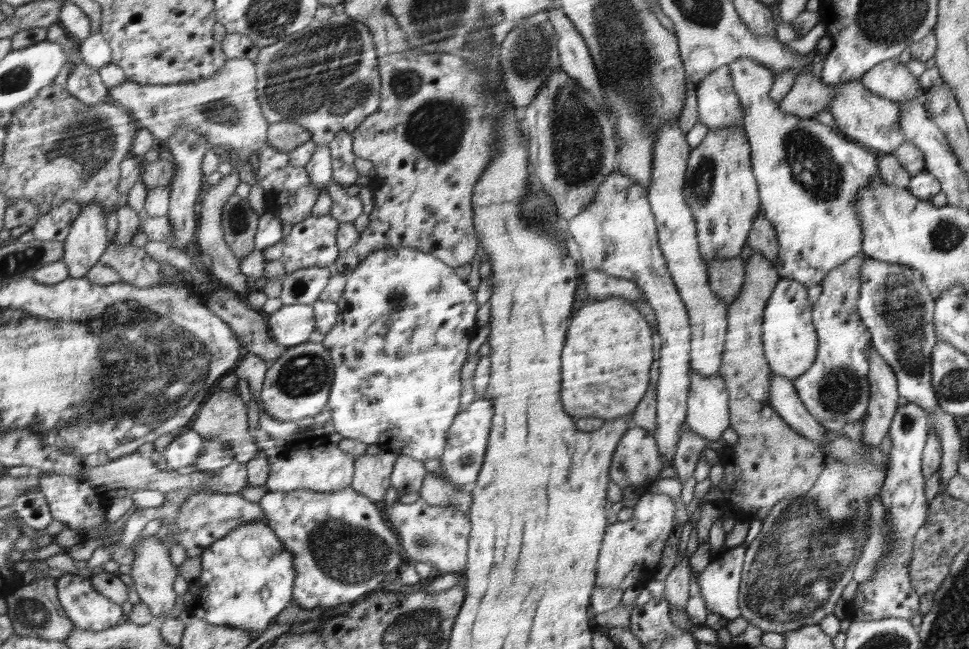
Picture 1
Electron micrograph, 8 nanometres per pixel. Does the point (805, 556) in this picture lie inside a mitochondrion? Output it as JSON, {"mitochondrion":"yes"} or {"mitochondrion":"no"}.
{"mitochondrion":"yes"}

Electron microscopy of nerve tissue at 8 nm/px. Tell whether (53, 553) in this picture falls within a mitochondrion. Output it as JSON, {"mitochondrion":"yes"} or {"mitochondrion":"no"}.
{"mitochondrion":"no"}

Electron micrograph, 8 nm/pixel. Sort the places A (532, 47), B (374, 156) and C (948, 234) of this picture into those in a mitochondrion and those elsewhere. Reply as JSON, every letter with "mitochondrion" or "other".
{"A":"mitochondrion","B":"other","C":"mitochondrion"}

